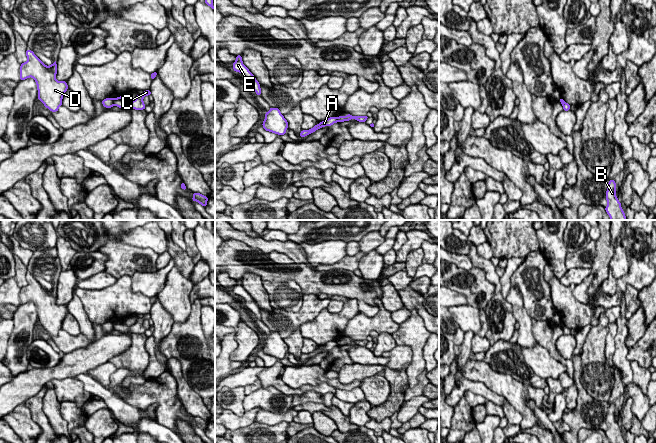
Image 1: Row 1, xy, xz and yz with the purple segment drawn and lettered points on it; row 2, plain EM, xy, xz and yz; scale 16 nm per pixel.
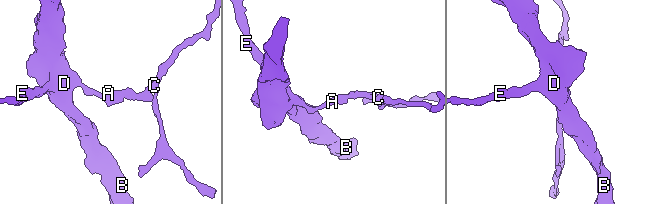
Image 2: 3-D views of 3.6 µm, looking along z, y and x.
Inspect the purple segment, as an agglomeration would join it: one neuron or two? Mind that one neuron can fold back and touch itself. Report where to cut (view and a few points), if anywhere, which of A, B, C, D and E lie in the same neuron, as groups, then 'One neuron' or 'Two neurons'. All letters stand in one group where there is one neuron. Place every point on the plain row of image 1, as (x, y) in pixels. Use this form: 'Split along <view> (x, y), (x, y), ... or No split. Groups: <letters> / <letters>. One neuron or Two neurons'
Split along xy (112, 323), (114, 328). Groups: A B D E / C. Two neurons

